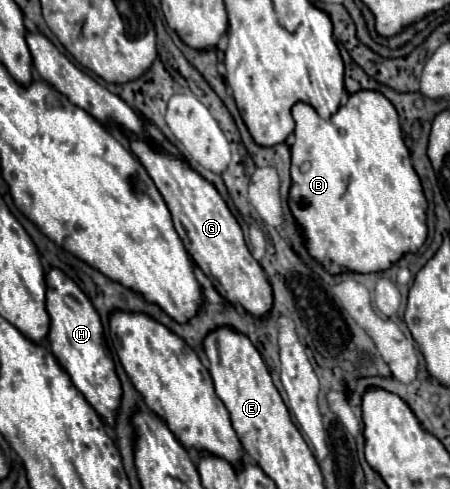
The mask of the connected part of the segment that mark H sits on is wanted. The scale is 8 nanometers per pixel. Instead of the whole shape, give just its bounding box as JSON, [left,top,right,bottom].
[47,270,121,426]

